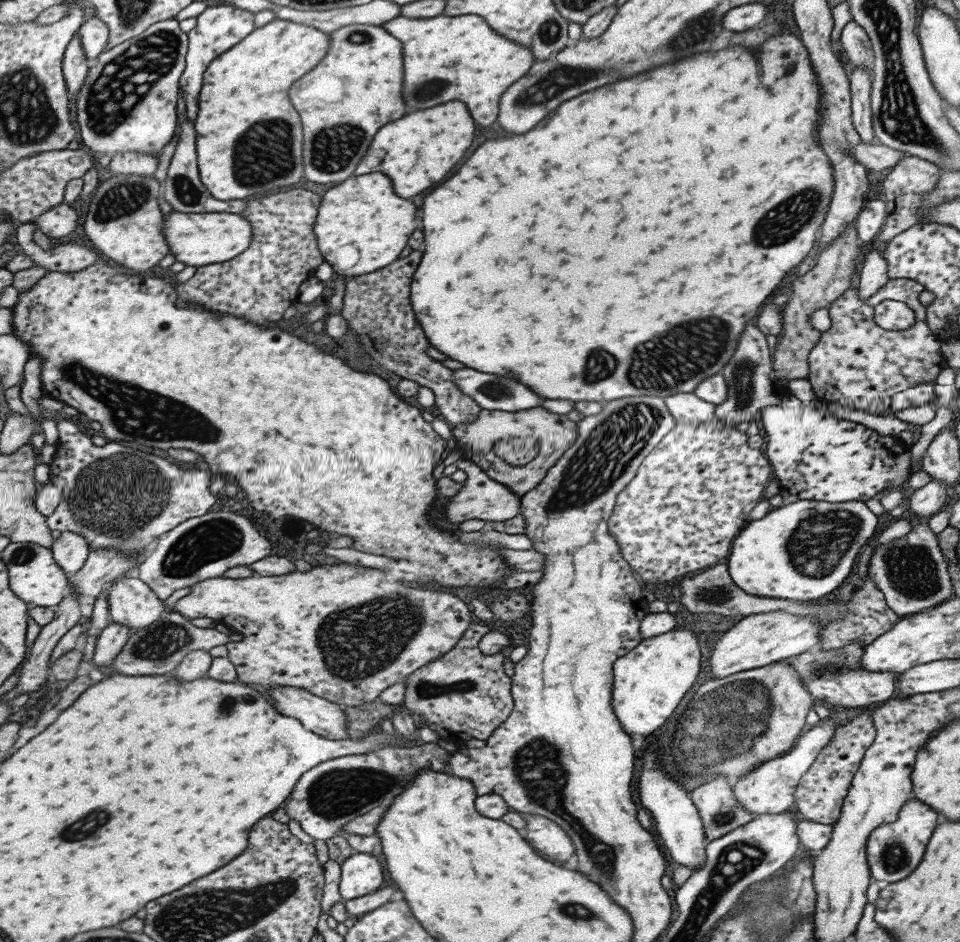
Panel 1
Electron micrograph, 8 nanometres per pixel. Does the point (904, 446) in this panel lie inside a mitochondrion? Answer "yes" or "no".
no

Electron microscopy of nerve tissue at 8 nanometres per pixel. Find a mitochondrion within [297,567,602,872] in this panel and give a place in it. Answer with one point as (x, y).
(354, 645)

